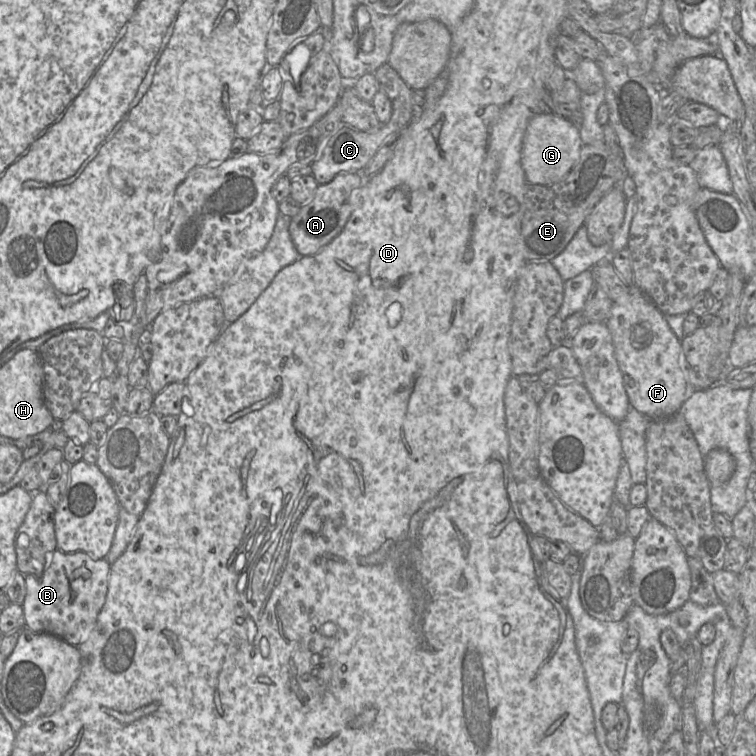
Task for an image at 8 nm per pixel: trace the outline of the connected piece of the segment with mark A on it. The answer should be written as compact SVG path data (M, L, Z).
M362 171L341 172L331 181L318 184L312 198L301 204L299 212L289 220L289 233L299 257L318 253L340 233L359 203L366 178Z

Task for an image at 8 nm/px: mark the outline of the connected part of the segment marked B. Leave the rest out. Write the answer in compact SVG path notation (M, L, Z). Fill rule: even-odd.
M58 548L50 555L48 565L40 575L24 575L26 581L26 596L22 604L25 616L25 628L34 632L46 632L58 636L73 645L79 645L83 642L96 625L98 615L106 602L108 593L109 577L111 564L105 559L95 559L86 552L65 553Z

